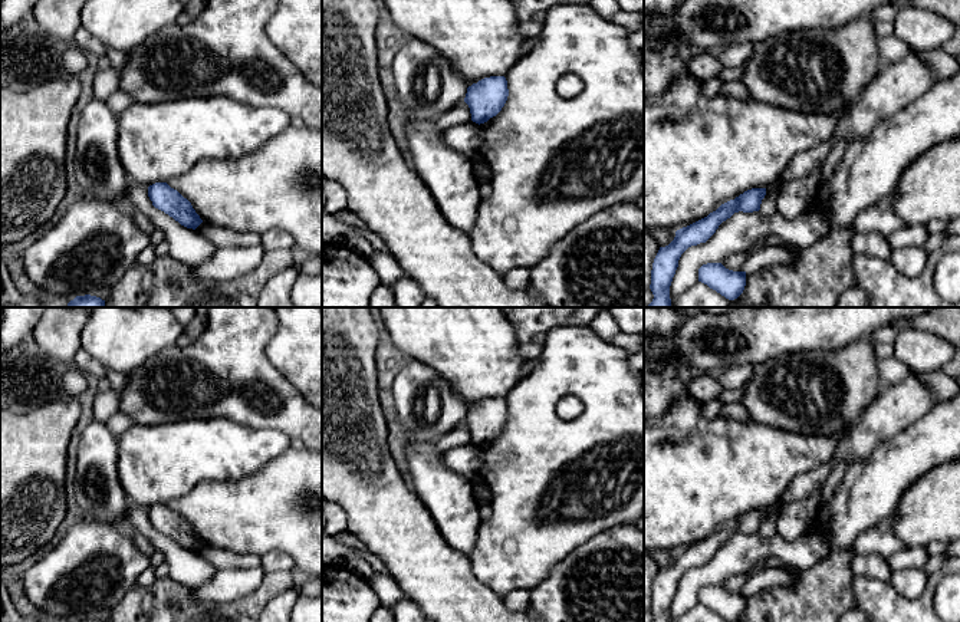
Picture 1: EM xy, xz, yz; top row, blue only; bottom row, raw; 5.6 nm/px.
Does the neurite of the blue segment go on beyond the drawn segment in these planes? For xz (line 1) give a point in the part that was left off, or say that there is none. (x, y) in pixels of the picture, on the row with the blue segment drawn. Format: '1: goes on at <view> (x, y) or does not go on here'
1: does not go on here

